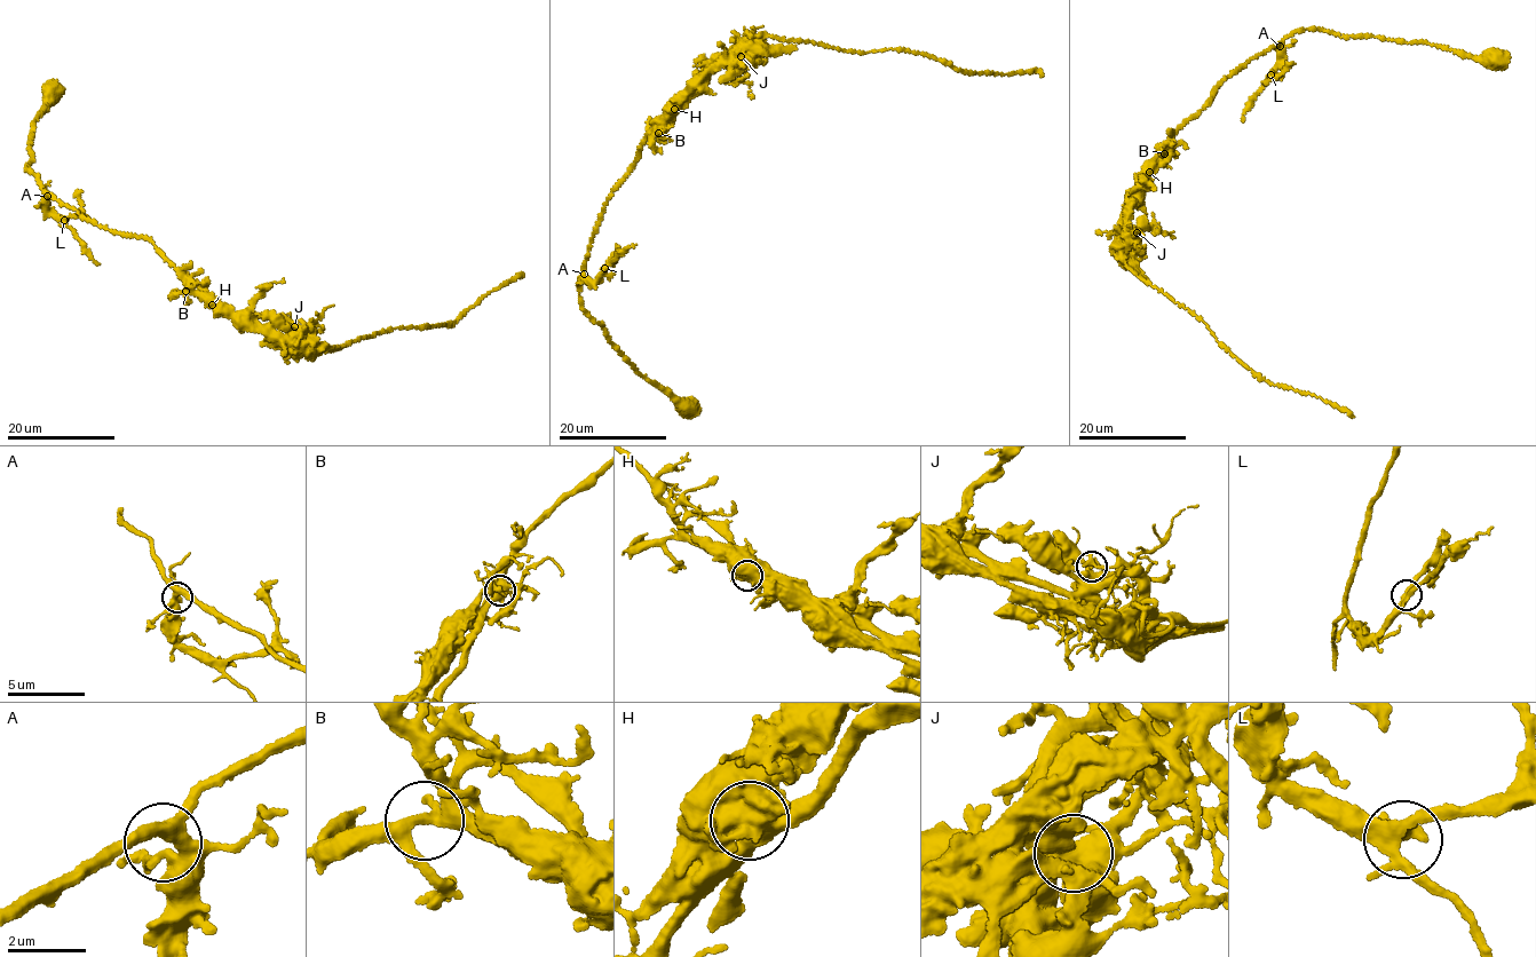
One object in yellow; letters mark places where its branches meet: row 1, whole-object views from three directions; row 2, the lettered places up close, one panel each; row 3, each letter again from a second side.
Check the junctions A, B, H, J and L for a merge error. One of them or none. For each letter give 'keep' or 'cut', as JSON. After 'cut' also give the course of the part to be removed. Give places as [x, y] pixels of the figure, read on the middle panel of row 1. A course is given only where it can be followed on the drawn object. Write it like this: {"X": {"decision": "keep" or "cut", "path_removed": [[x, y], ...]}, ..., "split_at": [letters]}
{"A": {"decision": "keep"}, "B": {"decision": "keep"}, "H": {"decision": "cut", "path_removed": [[674, 109], [674, 103], [693, 79], [744, 49], [791, 45], [797, 49]]}, "J": {"decision": "keep"}, "L": {"decision": "keep"}, "split_at": ["H"]}

